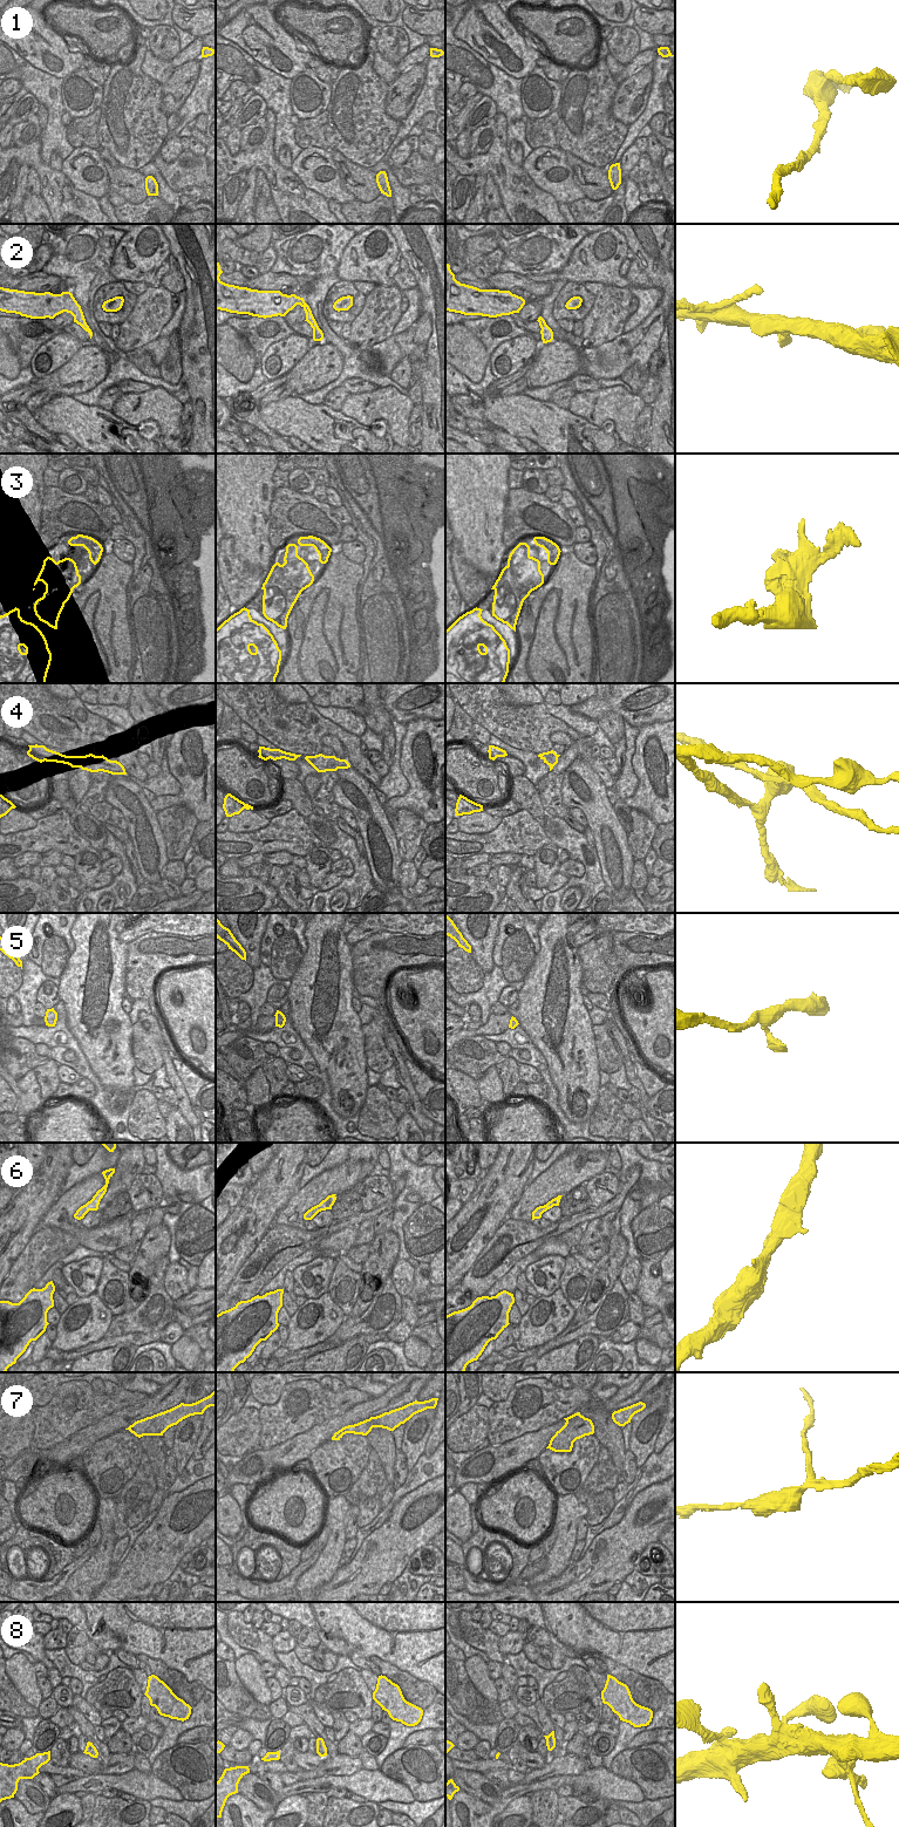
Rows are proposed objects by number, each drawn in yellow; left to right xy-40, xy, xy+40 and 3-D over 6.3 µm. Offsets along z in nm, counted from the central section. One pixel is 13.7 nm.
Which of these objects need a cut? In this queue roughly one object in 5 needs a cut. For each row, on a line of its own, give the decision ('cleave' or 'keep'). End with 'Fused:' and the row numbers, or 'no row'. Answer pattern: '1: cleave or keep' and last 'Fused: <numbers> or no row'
1: keep
2: keep
3: keep
4: cleave
5: cleave
6: keep
7: keep
8: keep
Fused: 4, 5

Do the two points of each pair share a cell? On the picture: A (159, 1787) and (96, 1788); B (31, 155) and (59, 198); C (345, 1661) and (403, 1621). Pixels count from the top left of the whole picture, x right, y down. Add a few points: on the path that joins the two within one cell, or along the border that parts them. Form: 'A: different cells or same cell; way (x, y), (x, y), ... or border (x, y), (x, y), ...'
A: same cell; way (144, 1786), (135, 1783), (111, 1783)
B: same cell; way (39, 165), (55, 188)
C: different cells; border (339, 1655), (348, 1657)

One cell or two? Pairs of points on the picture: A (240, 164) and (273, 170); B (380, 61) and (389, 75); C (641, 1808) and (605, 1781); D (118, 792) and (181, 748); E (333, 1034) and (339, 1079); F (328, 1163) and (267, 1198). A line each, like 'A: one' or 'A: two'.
A: one
B: one
C: two
D: two
E: one
F: two

